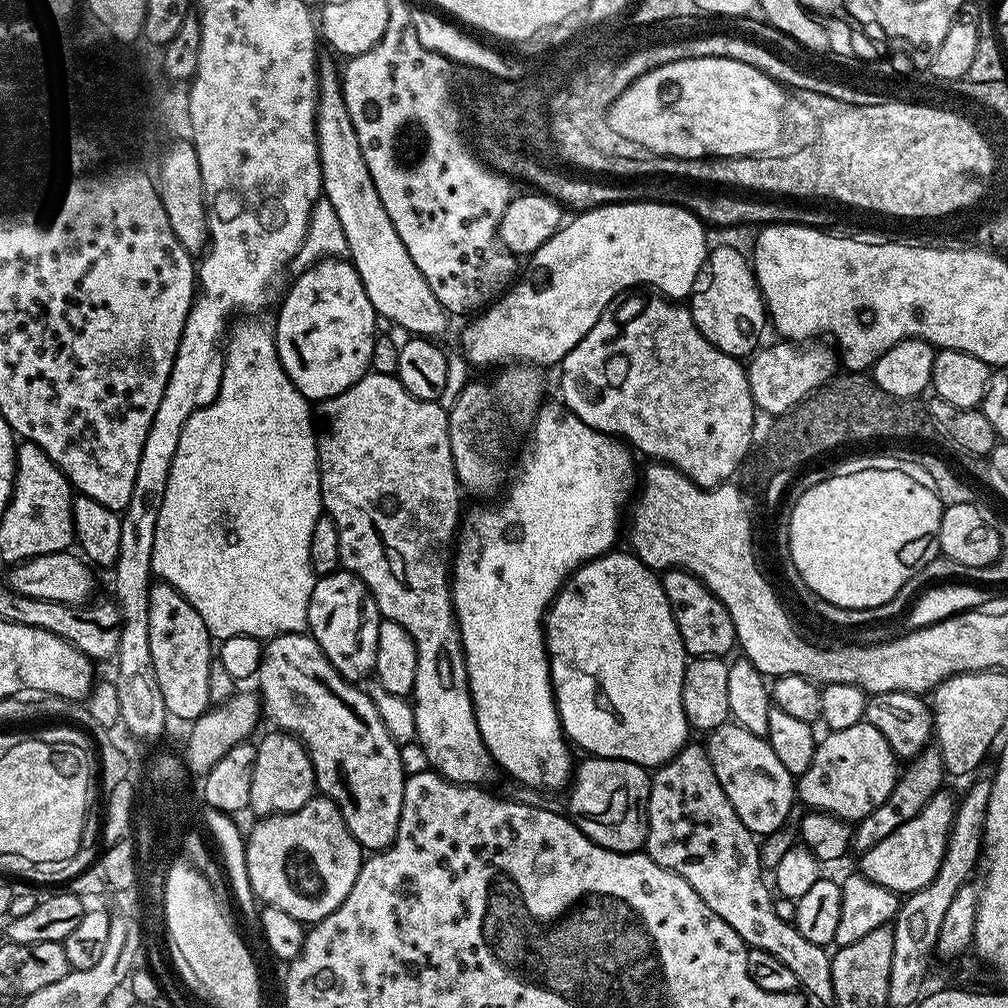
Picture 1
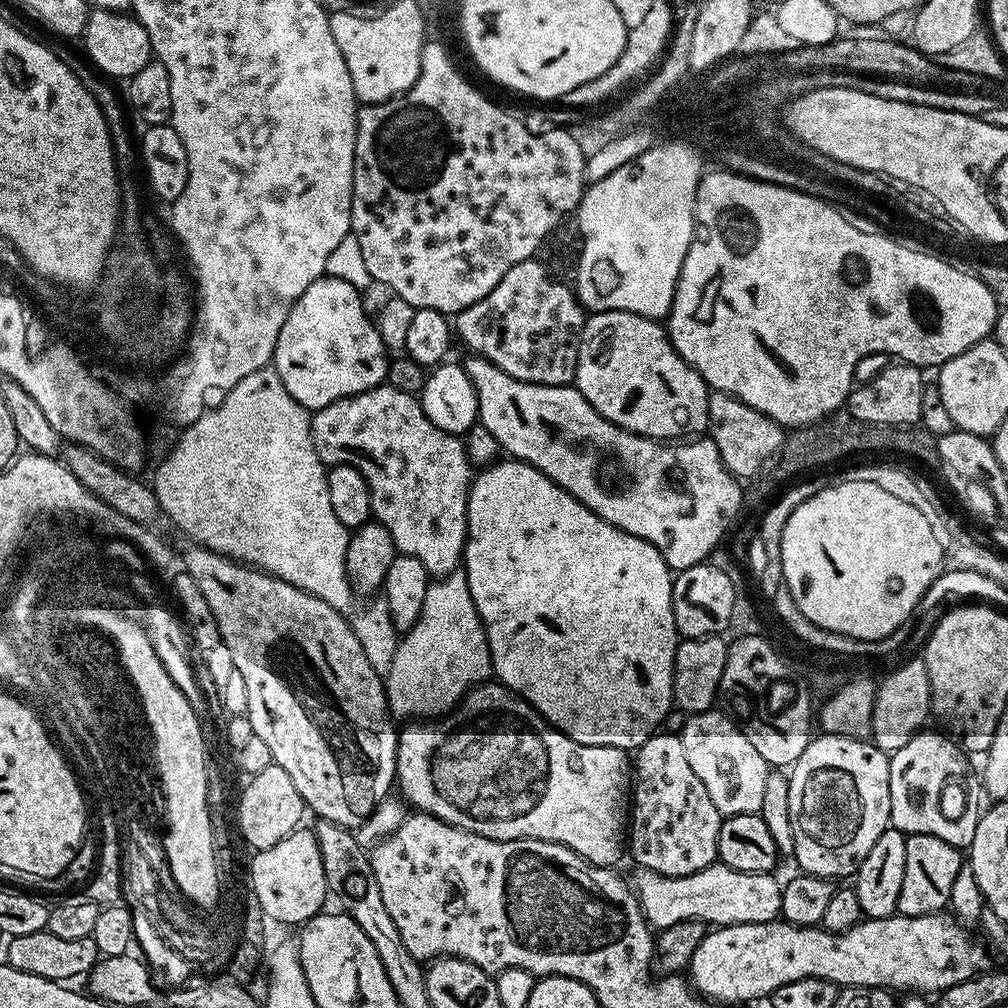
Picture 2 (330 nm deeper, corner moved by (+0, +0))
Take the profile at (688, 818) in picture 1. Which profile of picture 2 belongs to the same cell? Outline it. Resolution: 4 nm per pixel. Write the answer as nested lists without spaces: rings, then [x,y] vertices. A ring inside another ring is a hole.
[[[657,731],[634,752],[634,783],[630,789],[630,827],[626,832],[626,848],[641,868],[649,868],[663,876],[689,876],[717,863],[718,834],[722,819],[718,806],[710,802],[706,786],[694,774],[686,759],[686,746],[679,735]]]

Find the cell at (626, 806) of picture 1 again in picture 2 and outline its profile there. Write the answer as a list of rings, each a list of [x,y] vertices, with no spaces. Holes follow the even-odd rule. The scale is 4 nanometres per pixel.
[[[483,682],[468,689],[463,700],[451,712],[439,717],[431,728],[428,722],[412,722],[409,728],[401,727],[396,746],[396,781],[399,795],[415,811],[425,812],[455,828],[474,834],[482,834],[495,840],[545,840],[566,846],[594,866],[610,868],[619,865],[620,855],[626,852],[626,825],[630,820],[630,789],[634,783],[634,768],[630,756],[623,748],[614,746],[590,746],[574,742],[565,732],[552,727],[527,700],[511,692],[499,682]]]

